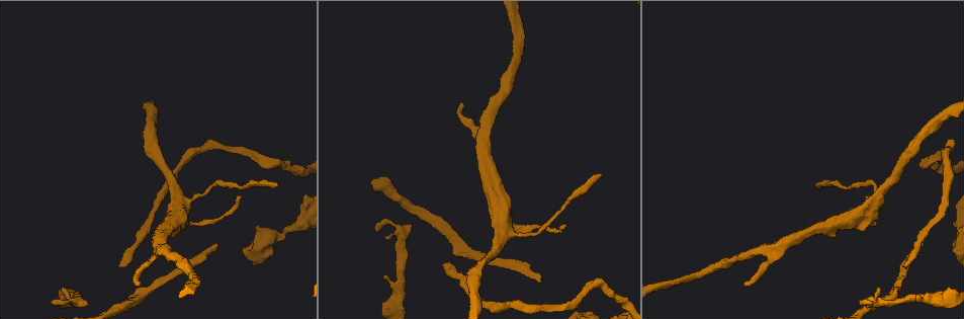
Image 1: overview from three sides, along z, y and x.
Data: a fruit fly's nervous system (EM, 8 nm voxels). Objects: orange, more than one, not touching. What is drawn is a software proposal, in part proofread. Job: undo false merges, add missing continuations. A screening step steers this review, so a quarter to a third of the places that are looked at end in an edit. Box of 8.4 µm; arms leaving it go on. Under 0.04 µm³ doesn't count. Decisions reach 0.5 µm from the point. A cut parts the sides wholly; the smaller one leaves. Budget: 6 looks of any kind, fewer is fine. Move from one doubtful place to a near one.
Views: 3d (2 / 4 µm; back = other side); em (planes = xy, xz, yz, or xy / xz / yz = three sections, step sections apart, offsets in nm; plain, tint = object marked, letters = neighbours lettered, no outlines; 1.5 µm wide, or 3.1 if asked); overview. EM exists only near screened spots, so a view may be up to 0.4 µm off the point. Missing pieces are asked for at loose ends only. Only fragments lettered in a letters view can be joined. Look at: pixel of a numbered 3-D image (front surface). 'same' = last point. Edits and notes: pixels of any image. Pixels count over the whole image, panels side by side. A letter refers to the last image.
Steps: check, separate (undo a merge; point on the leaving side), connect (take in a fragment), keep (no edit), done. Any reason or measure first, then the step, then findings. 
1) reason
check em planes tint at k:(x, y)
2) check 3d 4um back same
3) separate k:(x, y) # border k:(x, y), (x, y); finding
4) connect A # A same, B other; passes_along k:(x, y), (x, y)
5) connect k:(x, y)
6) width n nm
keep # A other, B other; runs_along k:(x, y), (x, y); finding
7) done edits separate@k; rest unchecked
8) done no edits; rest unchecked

free end
check em xz step 8 tint at 1:(744, 284)

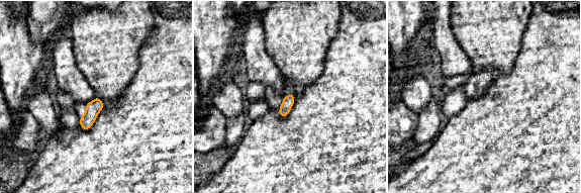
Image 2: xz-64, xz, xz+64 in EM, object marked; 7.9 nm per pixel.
check em planes tint same

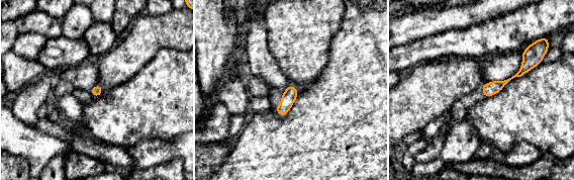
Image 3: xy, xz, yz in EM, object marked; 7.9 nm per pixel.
check em planes letters same

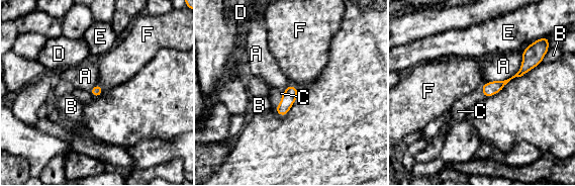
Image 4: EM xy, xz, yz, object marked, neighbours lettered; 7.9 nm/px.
connect C # A other, B other, C same, D other, E other, F other; the cell continues

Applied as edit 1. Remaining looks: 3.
long arm stops here
check em 3.1um planes letters at 1:(601, 175)

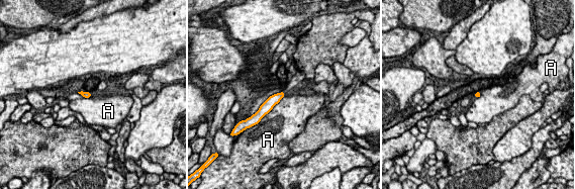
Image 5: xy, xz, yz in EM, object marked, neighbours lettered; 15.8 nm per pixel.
keep # A other; border 5:(284, 95), (260, 120); none of them fits

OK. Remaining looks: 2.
done edits connect@4; rest unchecked

